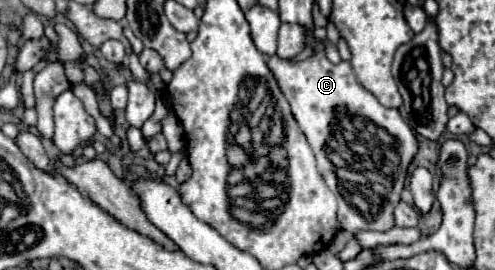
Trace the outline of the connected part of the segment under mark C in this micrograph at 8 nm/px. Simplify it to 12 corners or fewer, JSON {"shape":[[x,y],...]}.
{"shape":[[322,48],[268,66],[342,230],[390,230],[418,140]]}

